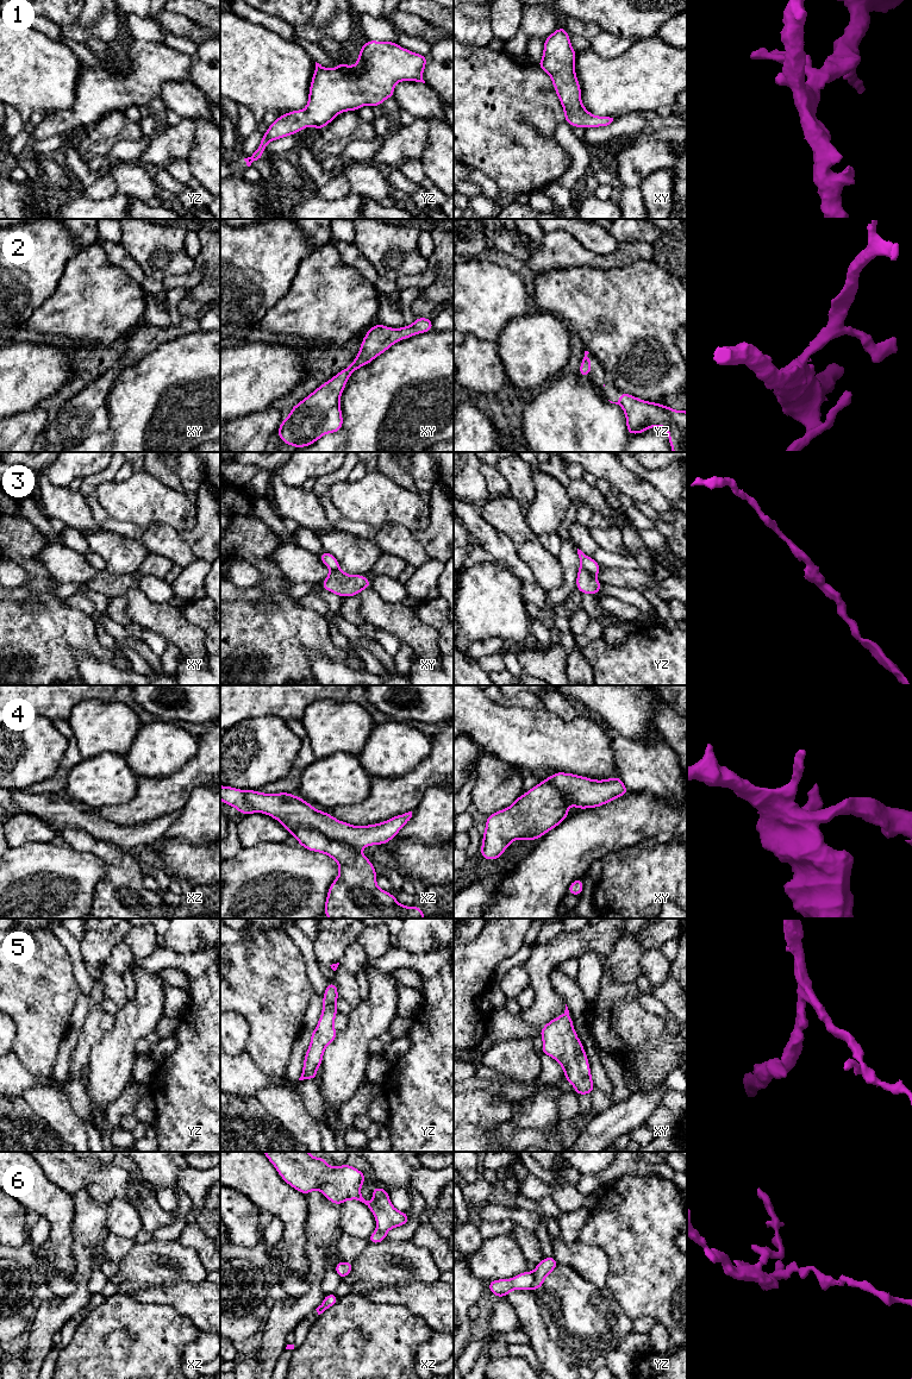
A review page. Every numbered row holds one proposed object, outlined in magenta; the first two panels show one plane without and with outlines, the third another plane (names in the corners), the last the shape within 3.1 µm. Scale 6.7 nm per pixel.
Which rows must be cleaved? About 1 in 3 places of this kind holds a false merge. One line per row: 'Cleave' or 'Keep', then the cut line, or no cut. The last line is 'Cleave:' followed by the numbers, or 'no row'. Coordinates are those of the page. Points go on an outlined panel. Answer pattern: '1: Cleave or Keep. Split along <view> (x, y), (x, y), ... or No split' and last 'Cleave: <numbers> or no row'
1: Keep. No split
2: Keep. No split
3: Cleave. Split along yz (580, 565), (593, 576)
4: Cleave. Split along xz (280, 821), (316, 828), (325, 837), (357, 850)
5: Keep. No split
6: Cleave. Split along yz (533, 1273), (533, 1284), (530, 1287)
Cleave: 3, 4, 6

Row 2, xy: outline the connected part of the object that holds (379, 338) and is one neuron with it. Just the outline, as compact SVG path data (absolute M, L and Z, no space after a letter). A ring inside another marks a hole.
M416 318L411 326L391 328L382 324L370 327L364 336L360 352L350 366L341 370L330 381L296 403L287 419L279 426L279 438L296 449L310 446L326 433L337 433L343 427L341 396L349 377L358 368L374 361L401 339L433 330L431 318Z

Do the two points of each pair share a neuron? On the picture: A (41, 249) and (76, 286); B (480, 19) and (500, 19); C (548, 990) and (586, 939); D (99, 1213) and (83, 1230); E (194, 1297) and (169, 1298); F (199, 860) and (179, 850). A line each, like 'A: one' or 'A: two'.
A: two
B: two
C: one
D: one
E: one
F: one

